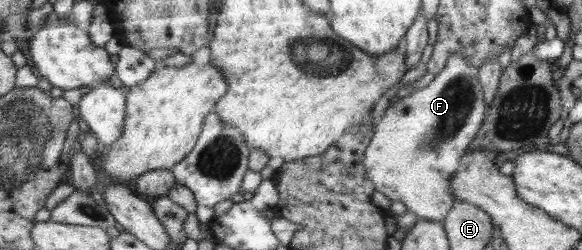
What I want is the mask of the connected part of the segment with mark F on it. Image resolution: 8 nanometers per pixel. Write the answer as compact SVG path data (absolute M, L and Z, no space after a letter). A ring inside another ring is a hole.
M458 52L448 59L444 69L435 75L429 85L415 89L409 96L395 99L391 103L374 126L375 134L365 151L366 177L373 181L376 191L390 201L402 202L417 219L445 219L457 203L449 181L460 166L460 159L466 153L468 143L474 139L485 118L487 103L480 84L476 66L473 66L462 52Z

